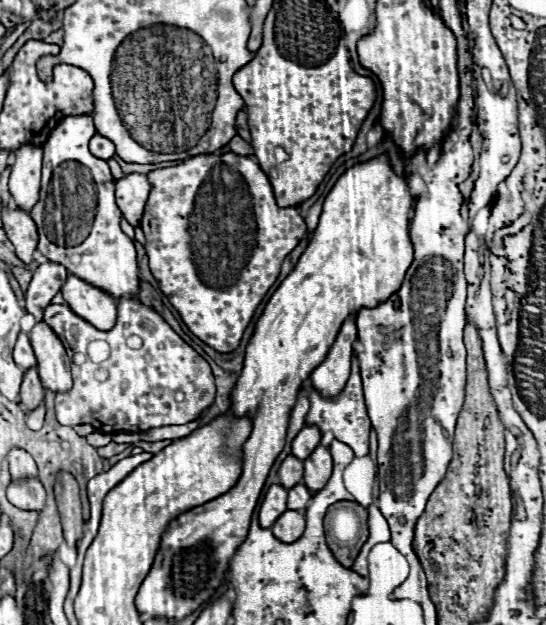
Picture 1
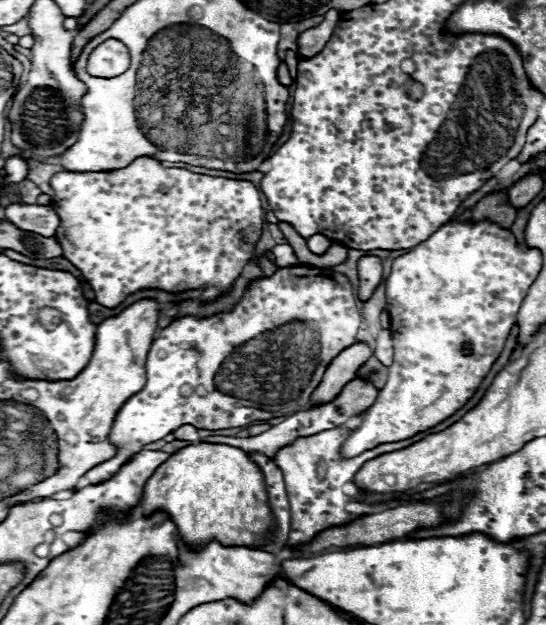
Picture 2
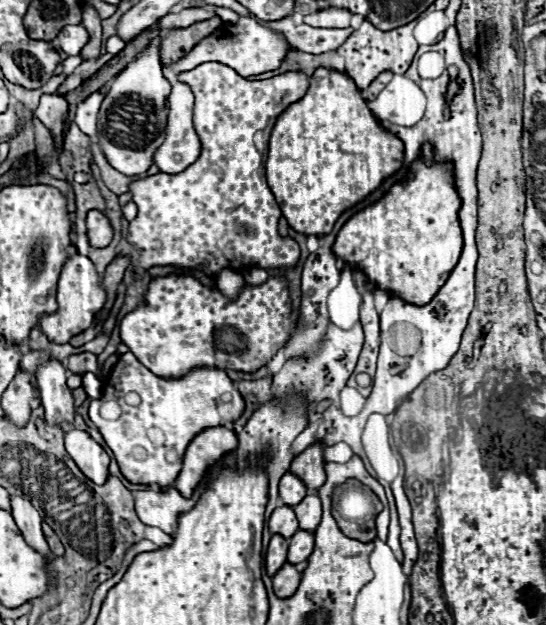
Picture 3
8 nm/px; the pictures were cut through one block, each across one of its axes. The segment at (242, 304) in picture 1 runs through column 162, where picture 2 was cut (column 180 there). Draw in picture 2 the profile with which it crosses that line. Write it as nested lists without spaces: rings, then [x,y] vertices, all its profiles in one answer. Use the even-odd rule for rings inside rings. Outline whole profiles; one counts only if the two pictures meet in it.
[[[140,156],[132,164],[128,164],[126,168],[110,170],[110,172],[84,172],[84,174],[80,174],[80,172],[56,172],[50,178],[50,188],[54,190],[52,208],[60,218],[60,228],[56,230],[56,240],[62,244],[62,250],[64,250],[62,256],[82,272],[84,280],[92,286],[92,290],[96,294],[96,302],[106,306],[106,308],[116,308],[118,304],[124,302],[126,296],[130,296],[138,290],[152,290],[152,288],[164,290],[164,292],[170,292],[170,294],[202,288],[200,302],[210,304],[218,296],[222,296],[224,292],[232,290],[234,280],[240,276],[244,266],[252,260],[252,256],[256,252],[256,246],[260,242],[260,236],[262,236],[264,210],[262,210],[262,202],[260,202],[260,192],[252,182],[230,180],[230,178],[214,178],[214,176],[206,176],[206,174],[194,174],[194,172],[184,170],[184,168],[164,168],[158,160],[148,158],[148,156]]]

